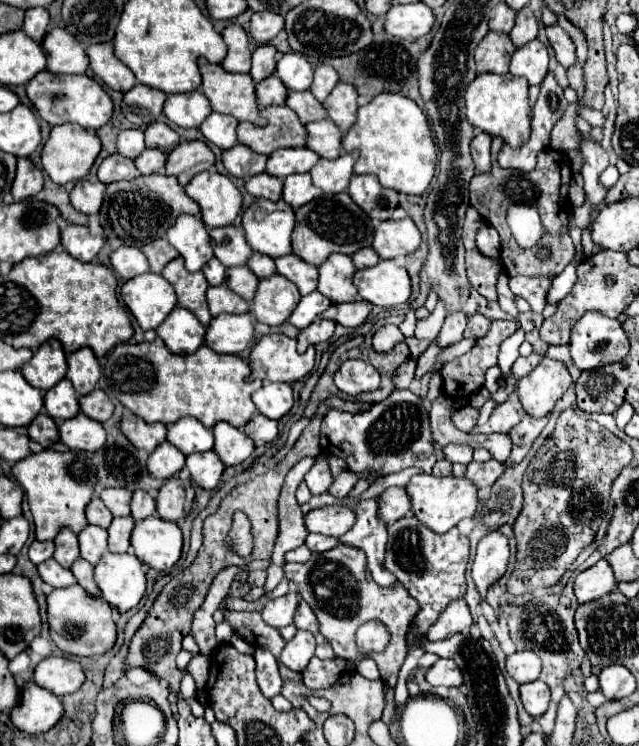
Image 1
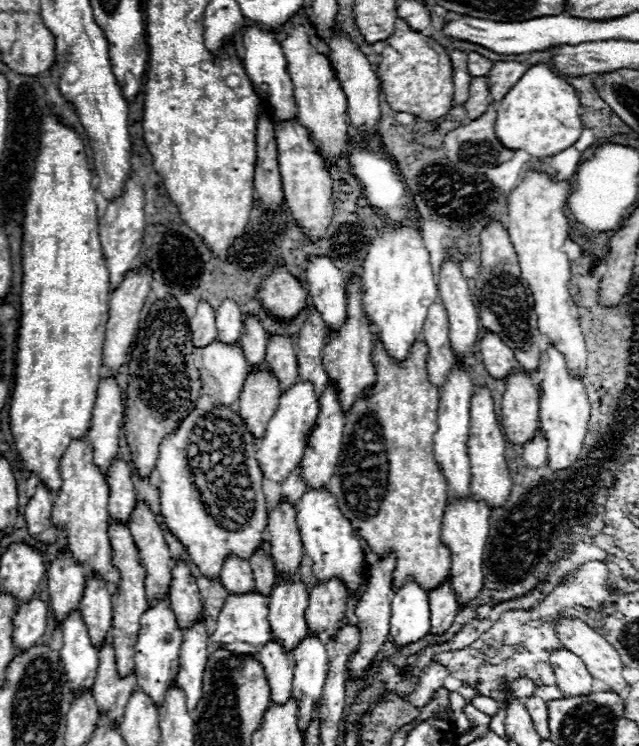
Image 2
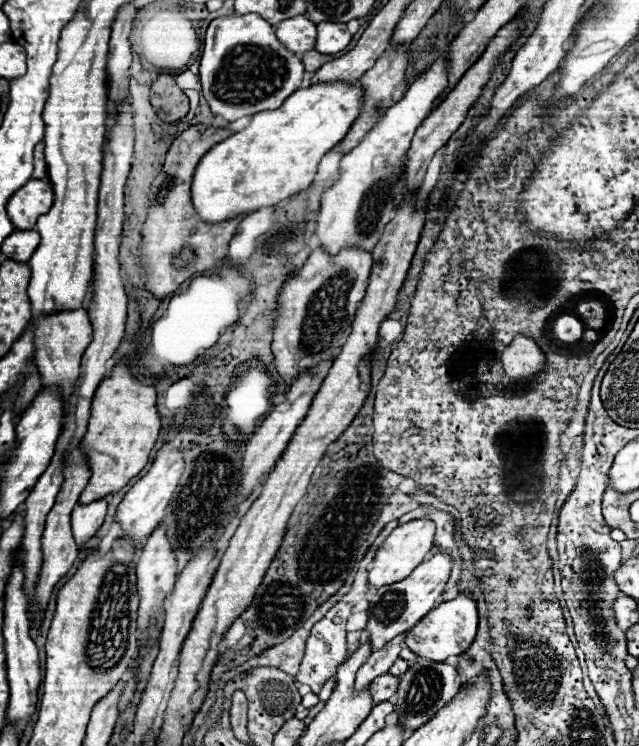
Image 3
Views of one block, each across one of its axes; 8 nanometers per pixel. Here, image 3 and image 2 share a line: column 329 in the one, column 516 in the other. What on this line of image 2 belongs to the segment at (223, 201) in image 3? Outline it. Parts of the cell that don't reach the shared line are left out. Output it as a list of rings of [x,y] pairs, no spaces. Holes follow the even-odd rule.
[[[536,64],[496,104],[496,136],[504,142],[504,148],[524,150],[532,158],[554,156],[578,140],[582,132],[578,110],[580,98],[576,90],[546,64]]]

